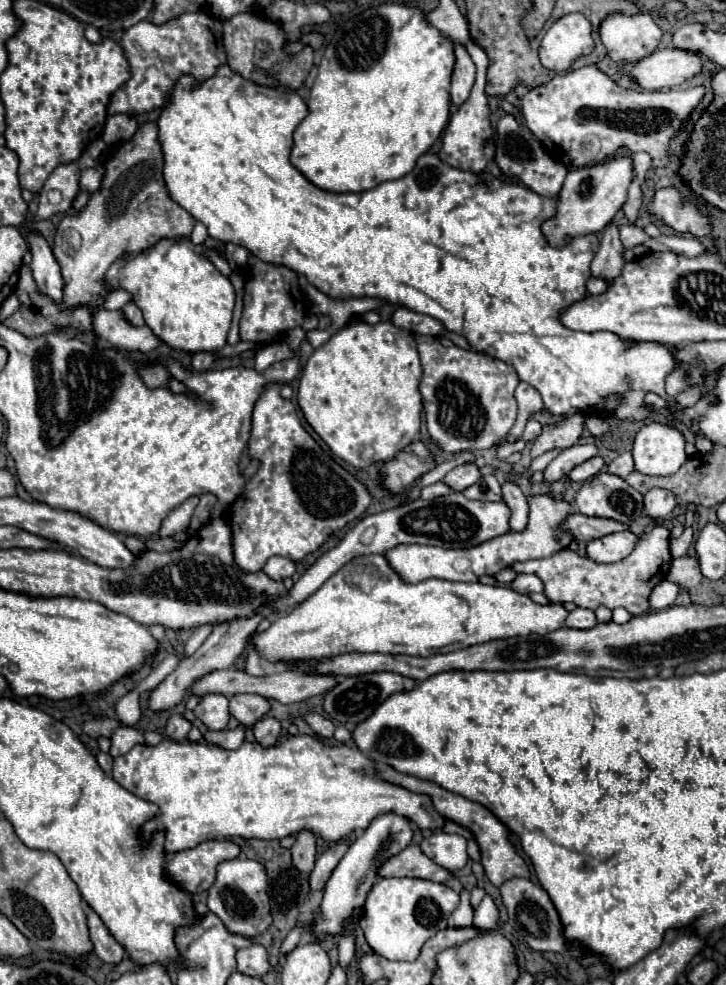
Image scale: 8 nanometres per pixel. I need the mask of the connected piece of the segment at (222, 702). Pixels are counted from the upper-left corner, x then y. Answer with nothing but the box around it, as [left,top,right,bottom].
[195,695,229,729]

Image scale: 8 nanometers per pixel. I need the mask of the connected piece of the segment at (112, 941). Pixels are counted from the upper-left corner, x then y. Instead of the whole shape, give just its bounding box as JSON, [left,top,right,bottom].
[85,905,125,963]

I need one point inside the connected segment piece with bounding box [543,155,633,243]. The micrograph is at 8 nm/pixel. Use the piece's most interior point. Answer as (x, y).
(591, 196)

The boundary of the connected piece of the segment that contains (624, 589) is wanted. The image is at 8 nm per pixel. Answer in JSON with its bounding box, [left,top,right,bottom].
[511,525,671,615]

